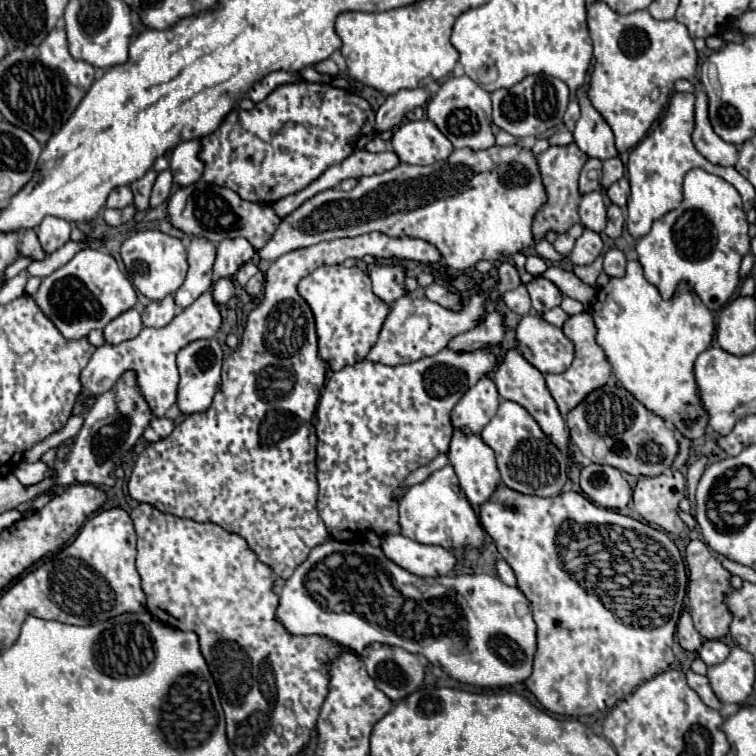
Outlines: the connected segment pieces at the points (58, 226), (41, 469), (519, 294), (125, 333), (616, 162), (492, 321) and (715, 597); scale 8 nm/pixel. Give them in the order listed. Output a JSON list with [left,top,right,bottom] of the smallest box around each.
[[37,217,71,253],[13,461,51,485],[503,285,531,315],[105,309,143,343],[603,157,625,187],[447,311,503,353],[685,541,733,639]]

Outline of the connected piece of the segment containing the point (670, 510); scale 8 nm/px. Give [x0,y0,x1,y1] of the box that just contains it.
[633,471,685,535]

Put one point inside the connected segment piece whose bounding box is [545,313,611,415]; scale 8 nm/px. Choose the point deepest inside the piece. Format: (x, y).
(591, 369)

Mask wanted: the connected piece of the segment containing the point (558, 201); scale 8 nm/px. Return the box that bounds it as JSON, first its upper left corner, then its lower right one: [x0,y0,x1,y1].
[533,143,589,243]

